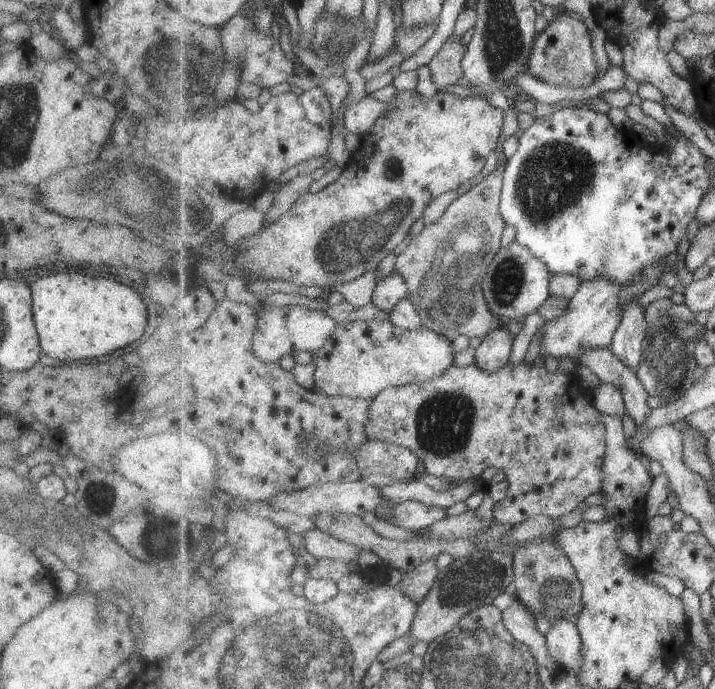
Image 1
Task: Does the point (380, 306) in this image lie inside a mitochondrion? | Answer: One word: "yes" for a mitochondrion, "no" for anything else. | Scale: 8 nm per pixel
no

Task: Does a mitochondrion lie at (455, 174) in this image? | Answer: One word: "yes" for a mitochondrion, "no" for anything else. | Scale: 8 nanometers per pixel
no

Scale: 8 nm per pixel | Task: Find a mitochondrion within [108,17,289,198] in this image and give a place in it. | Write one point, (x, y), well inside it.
(180, 58)

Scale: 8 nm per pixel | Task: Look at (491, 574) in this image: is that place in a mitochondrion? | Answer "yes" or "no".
yes

